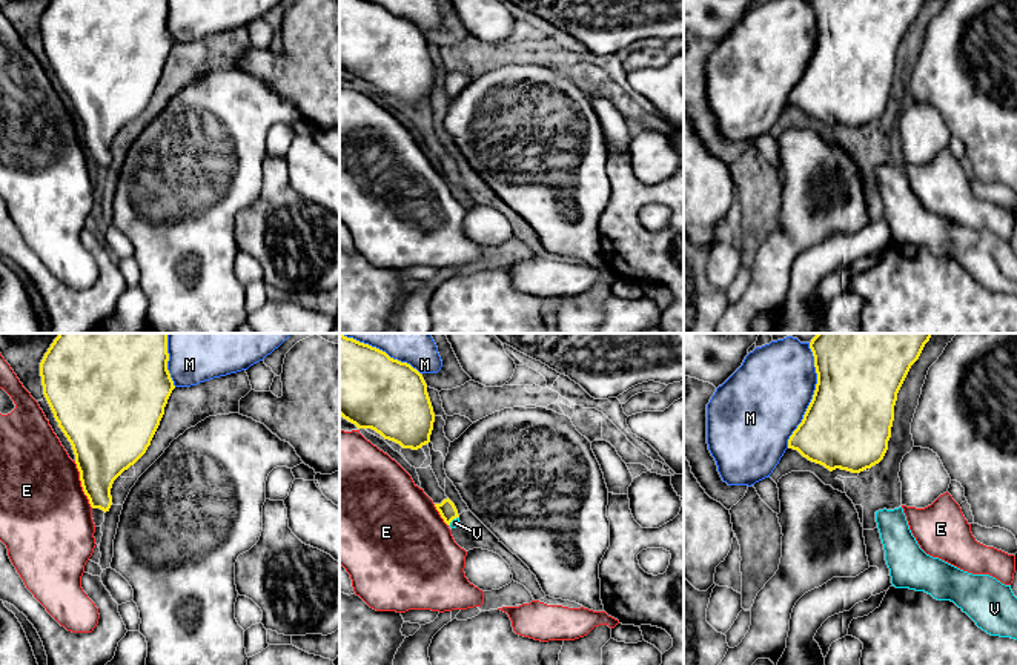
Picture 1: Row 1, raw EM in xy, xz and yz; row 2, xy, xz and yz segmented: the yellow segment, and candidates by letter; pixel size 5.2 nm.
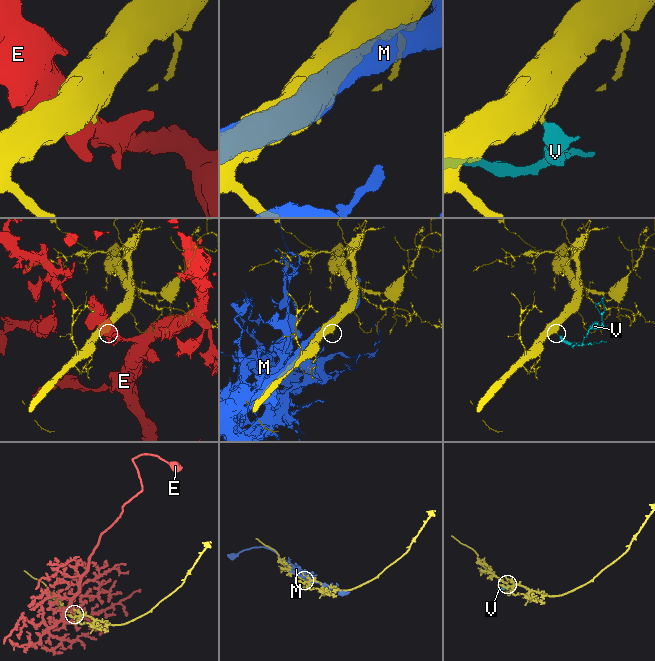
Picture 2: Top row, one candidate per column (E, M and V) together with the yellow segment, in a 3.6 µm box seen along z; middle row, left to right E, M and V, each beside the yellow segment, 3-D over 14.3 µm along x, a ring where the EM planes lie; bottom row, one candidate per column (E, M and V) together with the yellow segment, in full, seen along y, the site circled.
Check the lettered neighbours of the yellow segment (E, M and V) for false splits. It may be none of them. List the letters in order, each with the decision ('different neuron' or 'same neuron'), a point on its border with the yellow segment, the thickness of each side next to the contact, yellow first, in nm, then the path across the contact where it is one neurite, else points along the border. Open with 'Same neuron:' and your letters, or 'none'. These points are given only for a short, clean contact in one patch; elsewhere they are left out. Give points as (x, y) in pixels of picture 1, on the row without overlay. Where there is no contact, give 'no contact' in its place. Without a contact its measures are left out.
Same neuron: V
E: different neuron; contact xy (82, 140); calibres 340 and 480 nm
M: different neuron; contact yz (813, 52); calibres 460 and 440 nm
V: same neuron; contact xz (453, 174); calibres 90 and 50 nm; way xz (447, 166), (453, 174), (455, 178)

